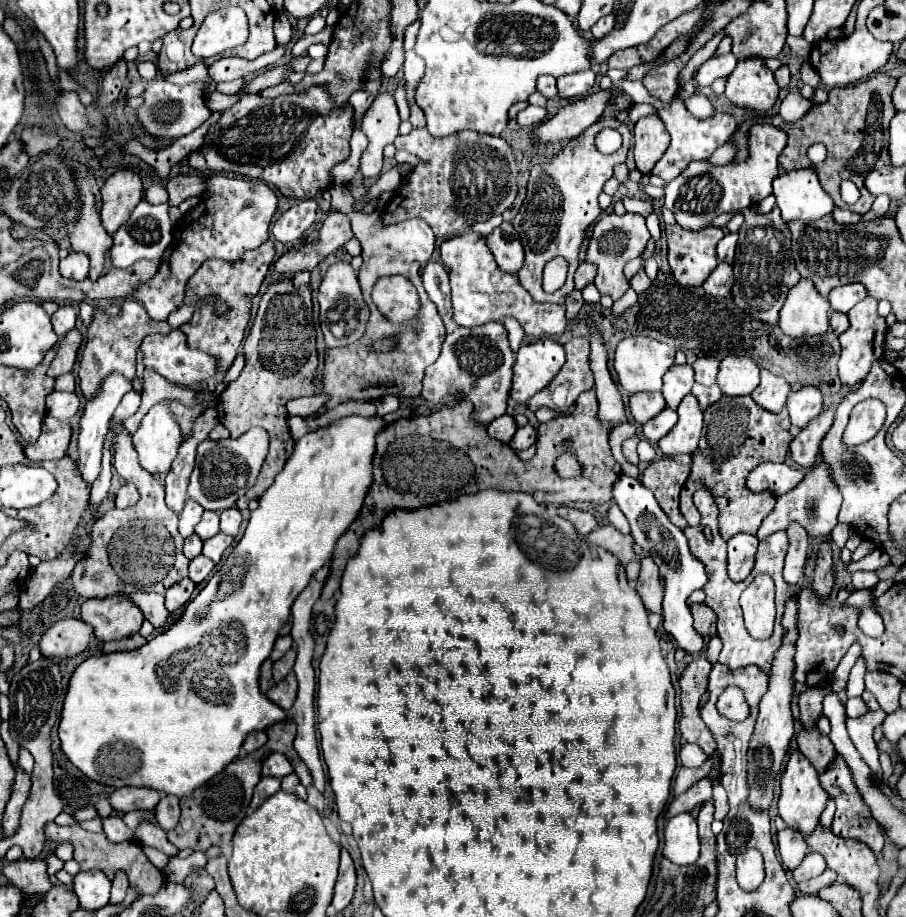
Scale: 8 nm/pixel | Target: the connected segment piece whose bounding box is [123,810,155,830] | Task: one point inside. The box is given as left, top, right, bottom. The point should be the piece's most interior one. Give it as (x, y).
(131, 819)

